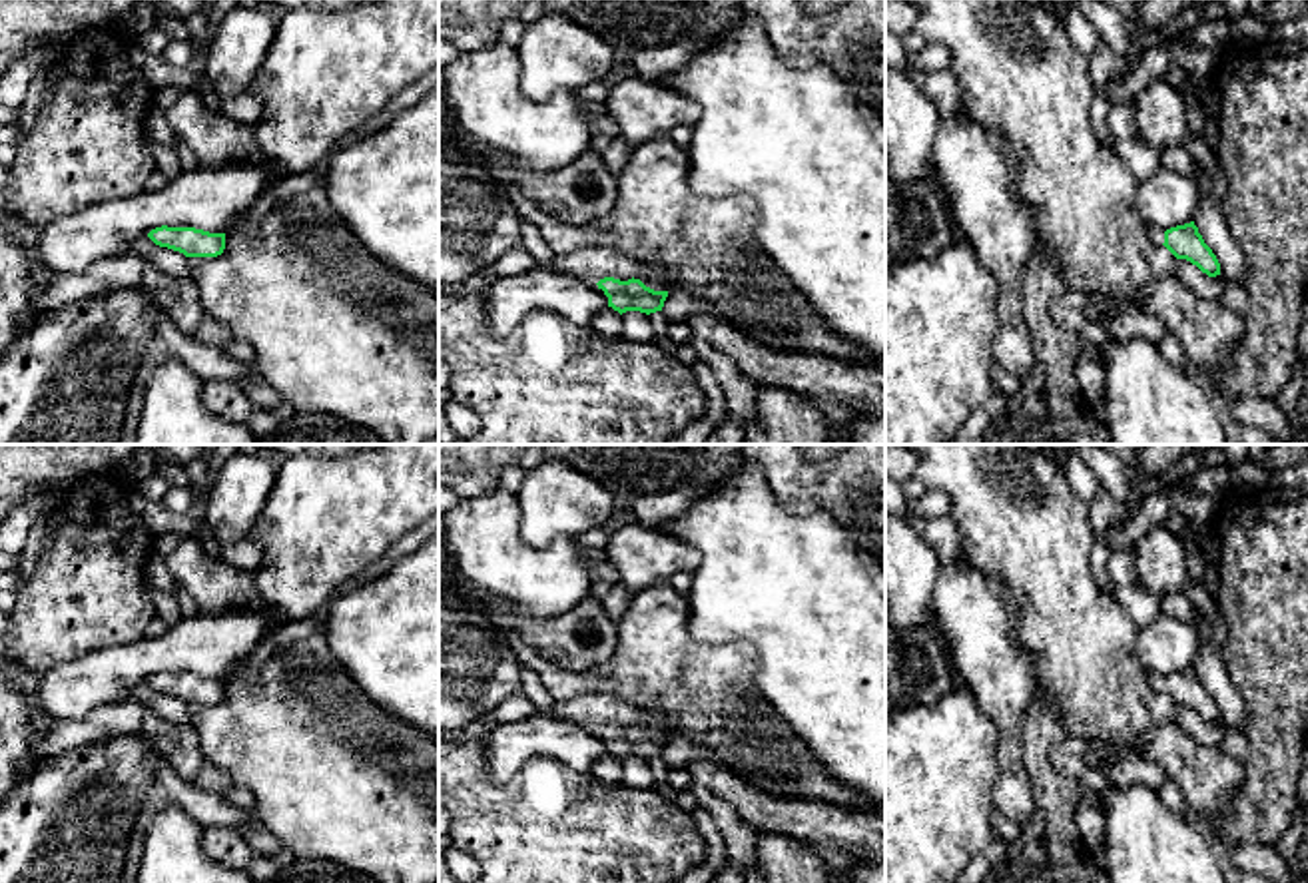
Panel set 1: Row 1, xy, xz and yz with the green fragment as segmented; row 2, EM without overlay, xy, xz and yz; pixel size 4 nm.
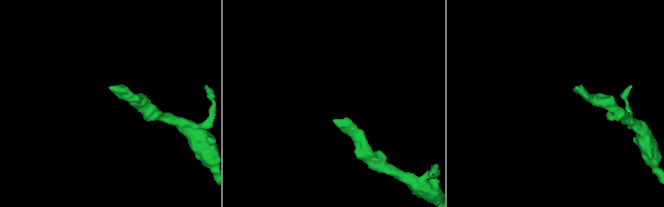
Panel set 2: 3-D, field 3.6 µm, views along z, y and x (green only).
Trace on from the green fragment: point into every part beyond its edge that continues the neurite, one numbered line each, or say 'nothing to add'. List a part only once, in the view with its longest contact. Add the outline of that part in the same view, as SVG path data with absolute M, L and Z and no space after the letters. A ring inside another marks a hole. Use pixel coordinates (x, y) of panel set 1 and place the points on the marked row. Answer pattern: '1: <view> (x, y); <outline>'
1: xz (593, 264); M582 247L564 255L554 253L552 265L588 281L600 281L604 277L628 281L642 273L640 261L610 247Z

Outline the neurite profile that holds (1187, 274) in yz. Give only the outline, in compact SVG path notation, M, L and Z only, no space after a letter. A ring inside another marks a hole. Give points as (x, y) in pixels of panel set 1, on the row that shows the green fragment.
M1176 259L1174 277L1198 297L1218 297L1216 281L1186 259Z

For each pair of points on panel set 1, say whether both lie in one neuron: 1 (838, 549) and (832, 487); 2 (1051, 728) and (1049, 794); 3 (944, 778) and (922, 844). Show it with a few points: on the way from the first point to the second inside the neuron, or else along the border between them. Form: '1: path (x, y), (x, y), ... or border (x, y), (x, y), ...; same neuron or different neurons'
1: border (790, 513), (830, 513), (864, 549); different neurons
2: path (1041, 744), (1043, 778); same neuron
3: path (928, 794), (922, 800), (922, 828); same neuron

